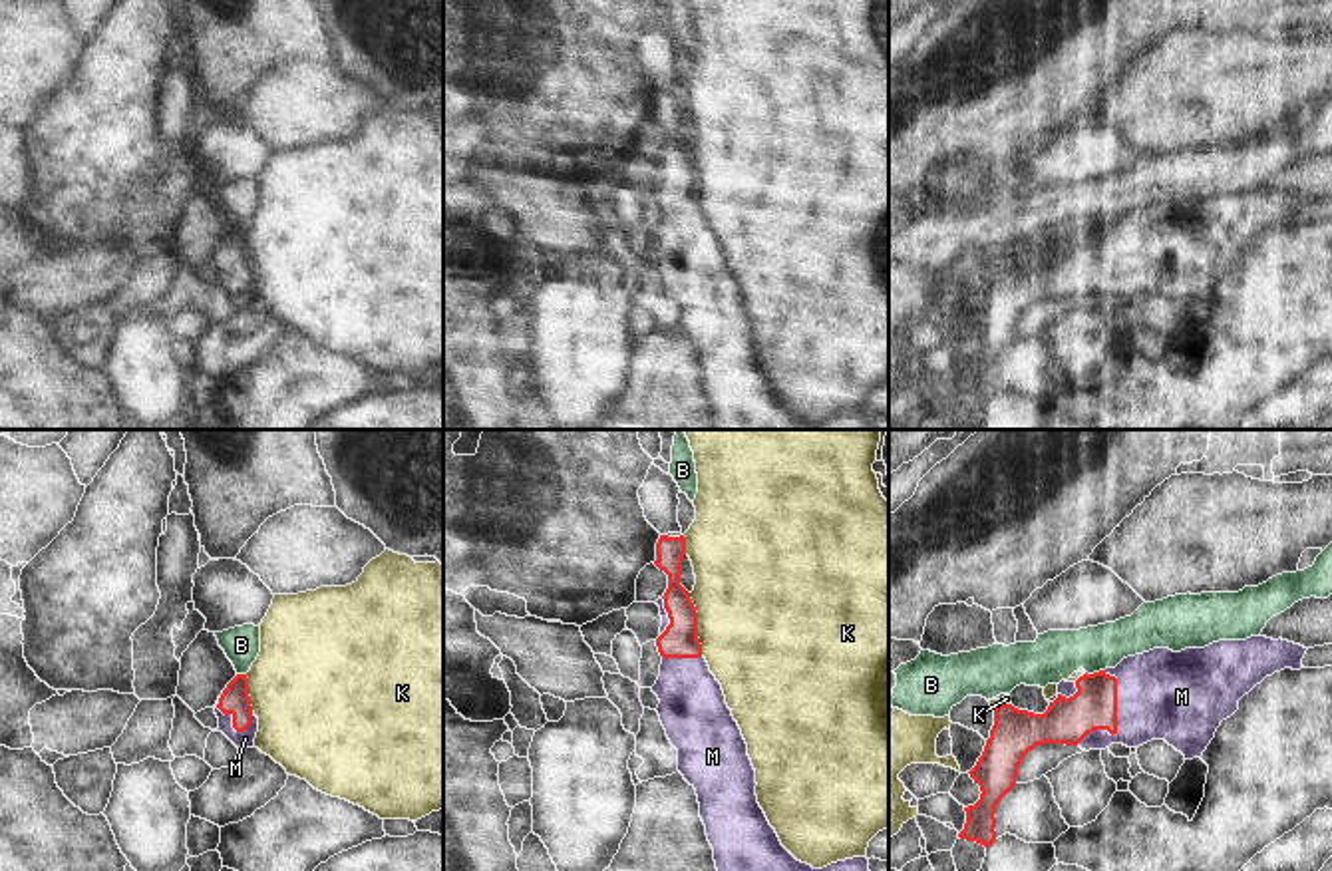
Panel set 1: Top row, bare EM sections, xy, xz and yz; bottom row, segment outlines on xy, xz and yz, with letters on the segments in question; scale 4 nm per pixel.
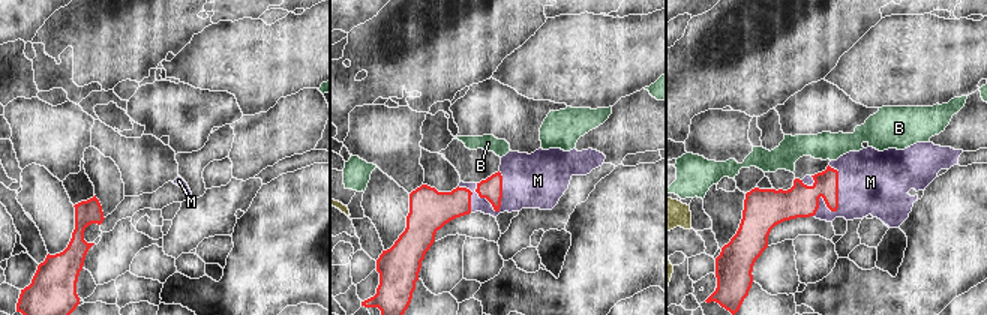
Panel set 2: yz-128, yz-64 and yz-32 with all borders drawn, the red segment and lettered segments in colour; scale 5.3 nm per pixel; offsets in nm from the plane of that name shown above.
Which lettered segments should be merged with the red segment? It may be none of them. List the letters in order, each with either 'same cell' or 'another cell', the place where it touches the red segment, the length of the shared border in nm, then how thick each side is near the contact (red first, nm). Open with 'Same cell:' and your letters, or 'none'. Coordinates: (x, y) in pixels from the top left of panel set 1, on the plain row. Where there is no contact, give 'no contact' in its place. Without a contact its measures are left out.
Same cell: M
B: another cell; contact yz (1094, 227); length 80 nm; calibres 190 and 200 nm
K: another cell; contact xz (696, 179); length 260 nm; calibres 140 and 500 nm
M: same cell; contact yz (1116, 275); length 320 nm; calibres 190 and 360 nm

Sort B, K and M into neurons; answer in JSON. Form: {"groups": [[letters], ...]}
{"groups": [["B"], ["K"], ["M"]]}

